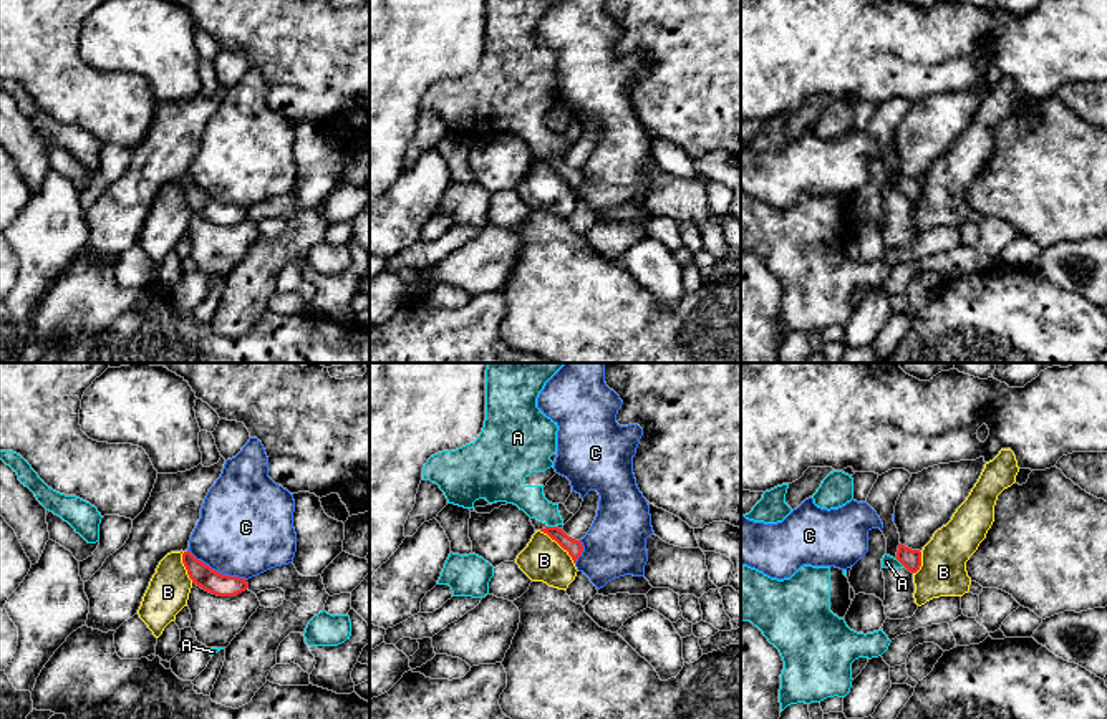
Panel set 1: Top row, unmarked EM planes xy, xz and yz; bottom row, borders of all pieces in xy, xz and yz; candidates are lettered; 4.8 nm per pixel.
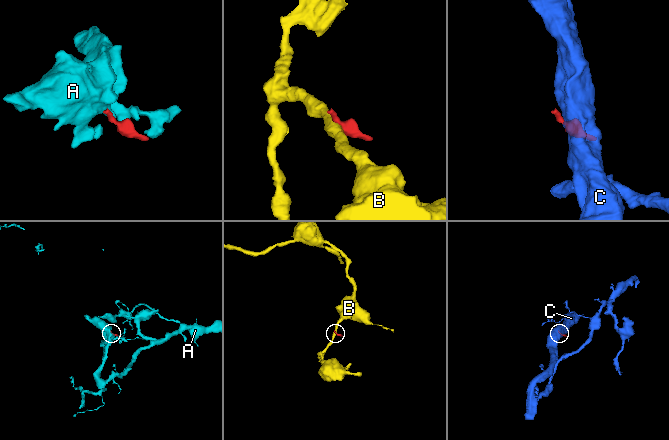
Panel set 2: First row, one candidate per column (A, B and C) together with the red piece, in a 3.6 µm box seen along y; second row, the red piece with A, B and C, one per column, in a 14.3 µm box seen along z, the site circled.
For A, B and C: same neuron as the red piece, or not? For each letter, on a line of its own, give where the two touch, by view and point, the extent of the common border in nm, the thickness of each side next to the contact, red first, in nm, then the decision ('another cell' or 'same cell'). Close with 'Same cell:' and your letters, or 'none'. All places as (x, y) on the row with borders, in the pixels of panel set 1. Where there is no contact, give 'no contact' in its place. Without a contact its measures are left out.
A: yz (900, 562) | 60 nm | 100/60 nm | another cell
B: xz (559, 544) | 240 nm | 80/200 nm | another cell
C: xy (217, 572) | 320 nm | 110/460 nm | another cell
Same cell: none

